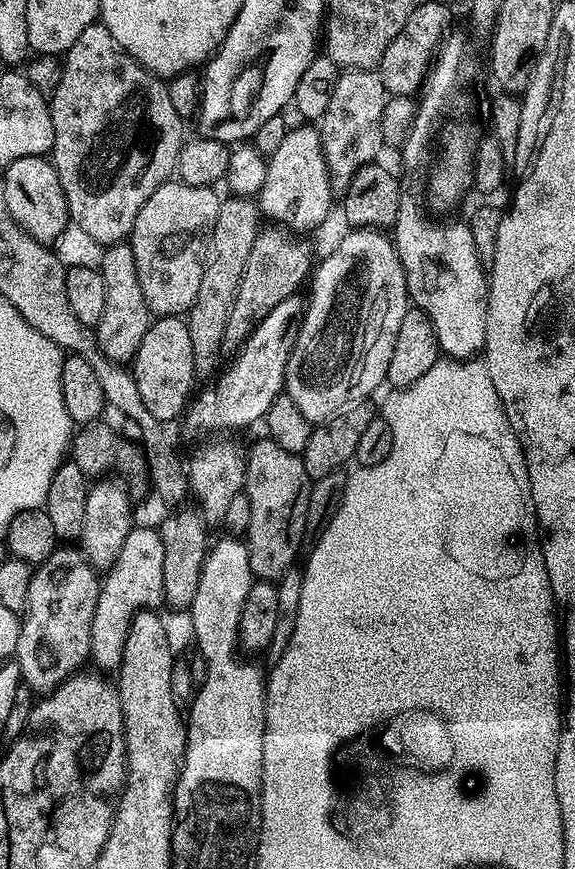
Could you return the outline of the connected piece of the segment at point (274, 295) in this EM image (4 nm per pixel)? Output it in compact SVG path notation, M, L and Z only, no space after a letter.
M257 231L250 258L246 258L246 270L242 270L242 282L238 282L230 318L226 318L225 353L232 354L243 348L253 330L262 322L262 318L266 318L266 314L270 314L270 310L274 310L278 302L297 295L303 284L305 287L314 268L314 259L296 241L299 239L284 236L279 236L276 232Z

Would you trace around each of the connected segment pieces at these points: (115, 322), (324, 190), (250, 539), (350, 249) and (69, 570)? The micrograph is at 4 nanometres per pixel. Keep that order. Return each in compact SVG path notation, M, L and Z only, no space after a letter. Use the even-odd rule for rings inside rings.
M131 243L109 244L98 261L102 282L106 286L106 303L102 309L102 318L94 325L96 345L115 364L127 365L136 357L142 338L150 323L150 313L146 298L142 298L142 286L138 286L138 272L134 266L134 250Z
M312 126L304 127L308 128L289 127L278 150L267 157L266 180L258 193L259 211L272 220L288 220L287 231L292 234L314 231L327 218L334 199L319 131Z
M270 438L263 439L252 449L247 449L244 461L242 492L250 498L250 526L246 543L253 577L260 582L279 582L295 565L292 563L300 552L314 481L306 474L306 466L297 453L282 450L282 446Z
M352 230L349 233L321 264L319 261L315 265L310 280L312 297L307 297L304 321L284 375L286 395L294 398L294 406L302 410L302 418L314 426L323 424L348 405L368 398L380 383L383 385L387 381L398 326L402 326L402 318L410 307L406 274L395 243L389 237L387 240L384 237L387 235L380 230Z
M76 546L57 547L56 552L50 554L50 558L46 558L46 562L39 564L33 571L28 611L20 625L16 647L16 665L20 668L21 681L33 693L50 693L69 676L83 669L80 667L84 660L86 664L90 656L90 626L94 622L94 606L98 606L100 582L97 569L89 564L83 552Z

